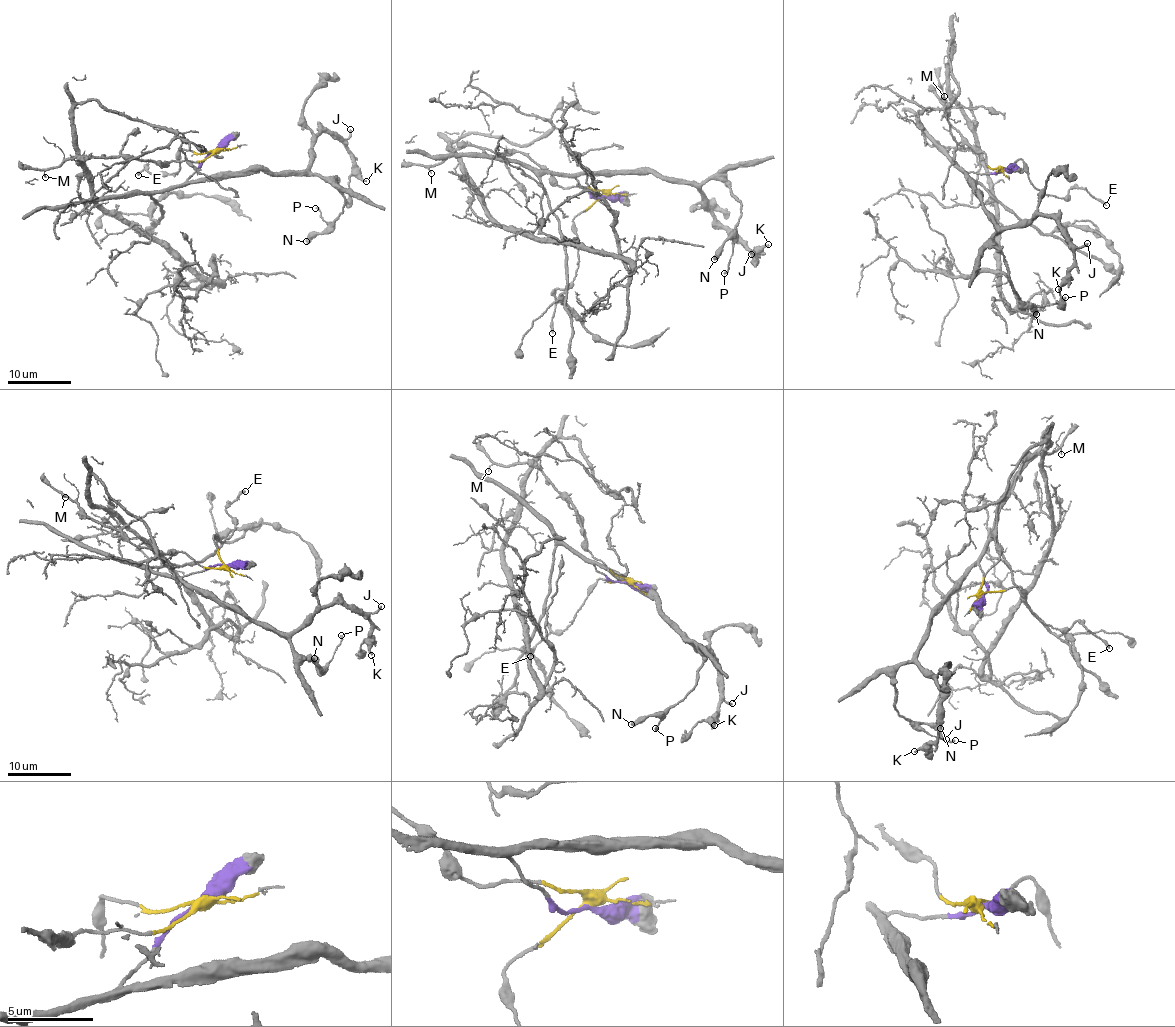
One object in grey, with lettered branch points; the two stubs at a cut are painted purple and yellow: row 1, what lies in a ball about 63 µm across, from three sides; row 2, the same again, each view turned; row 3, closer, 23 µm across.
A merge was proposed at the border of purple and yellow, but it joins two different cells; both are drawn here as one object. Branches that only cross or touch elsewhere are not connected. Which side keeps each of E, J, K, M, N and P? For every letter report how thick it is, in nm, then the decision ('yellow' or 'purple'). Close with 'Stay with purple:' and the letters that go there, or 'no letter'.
E: calibre 240 nm; yellow
J: calibre 240 nm; purple
K: calibre 240 nm; purple
M: calibre 100 nm; yellow
N: calibre 550 nm; purple
P: calibre 200 nm; purple
Stay with purple: J, K, N, P

